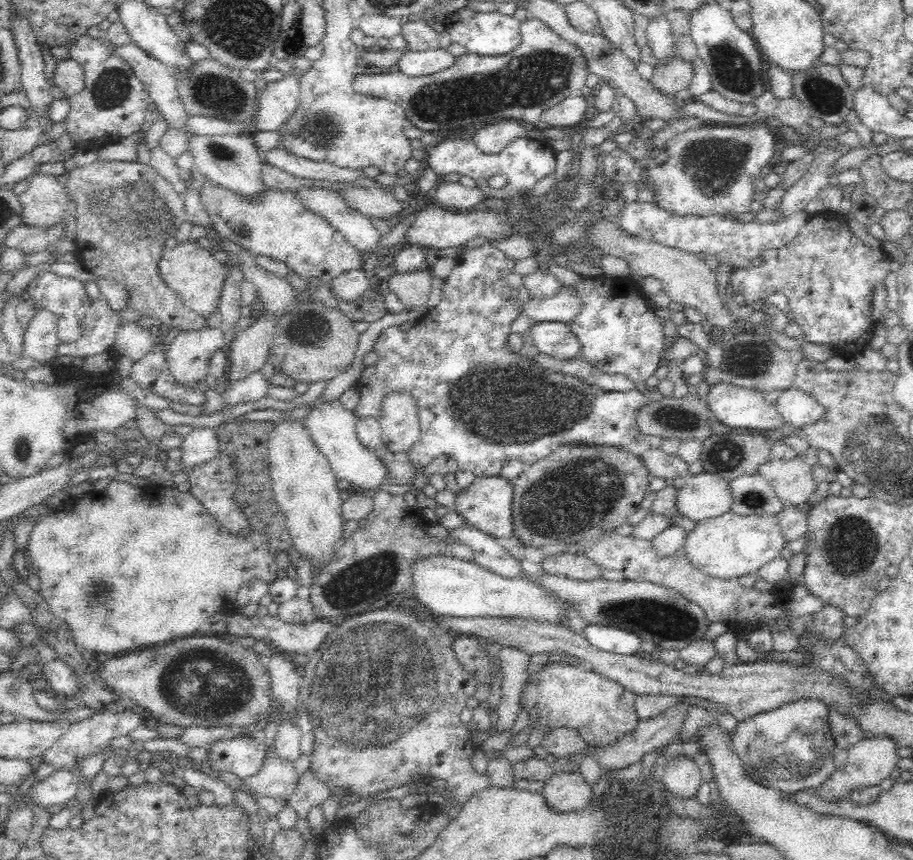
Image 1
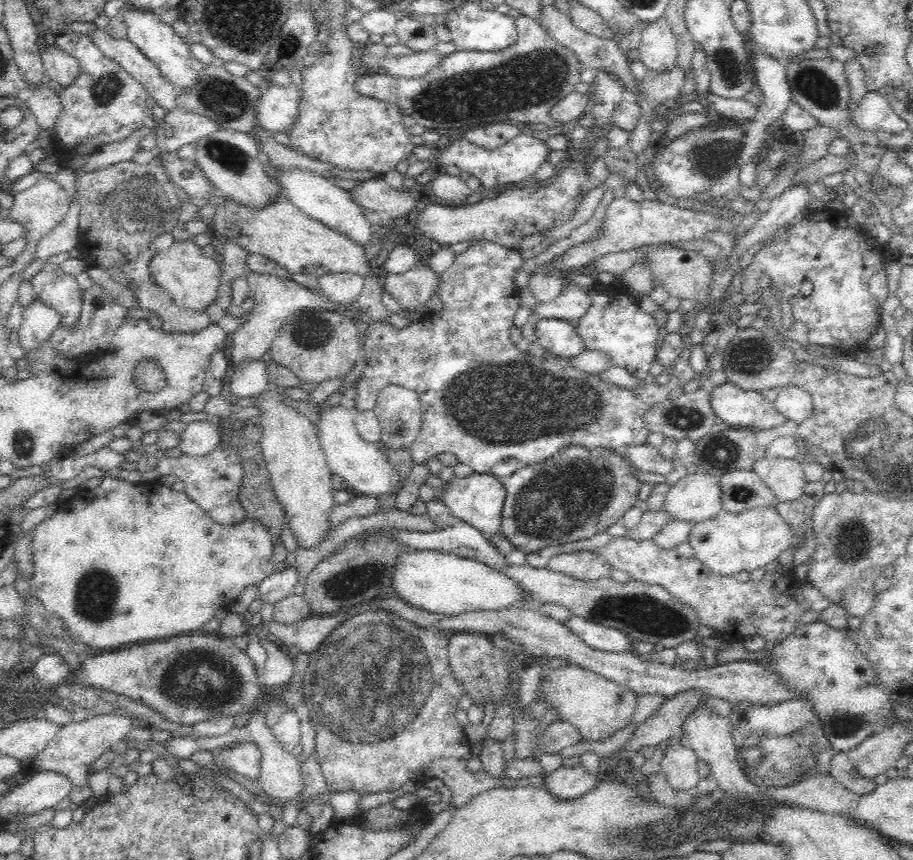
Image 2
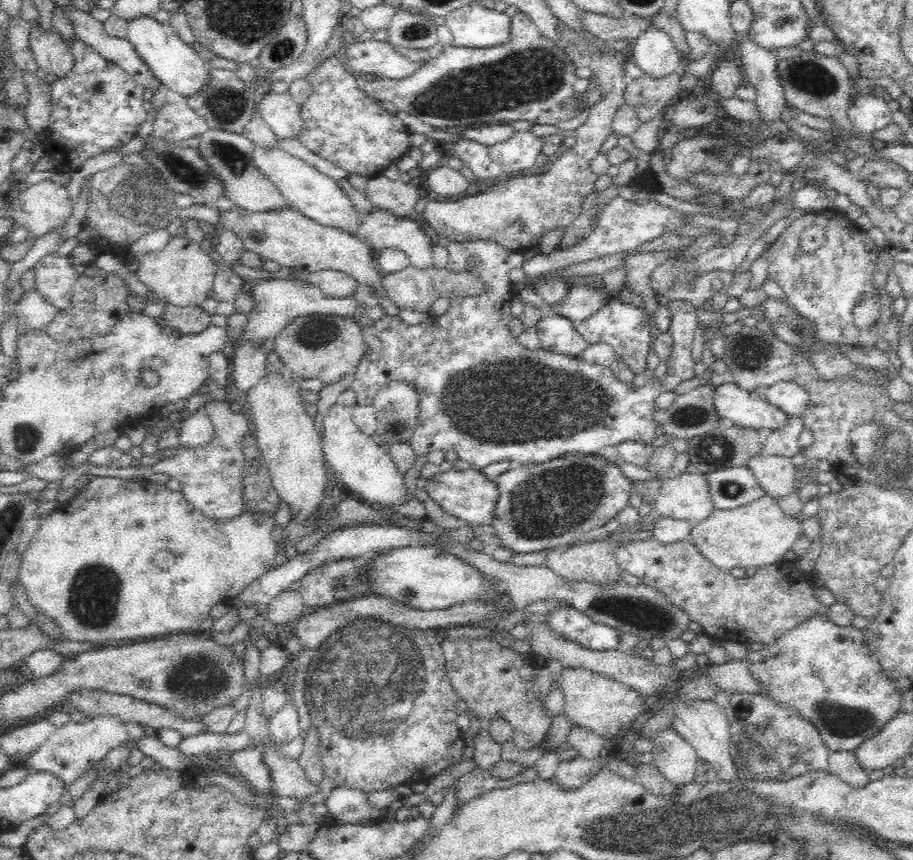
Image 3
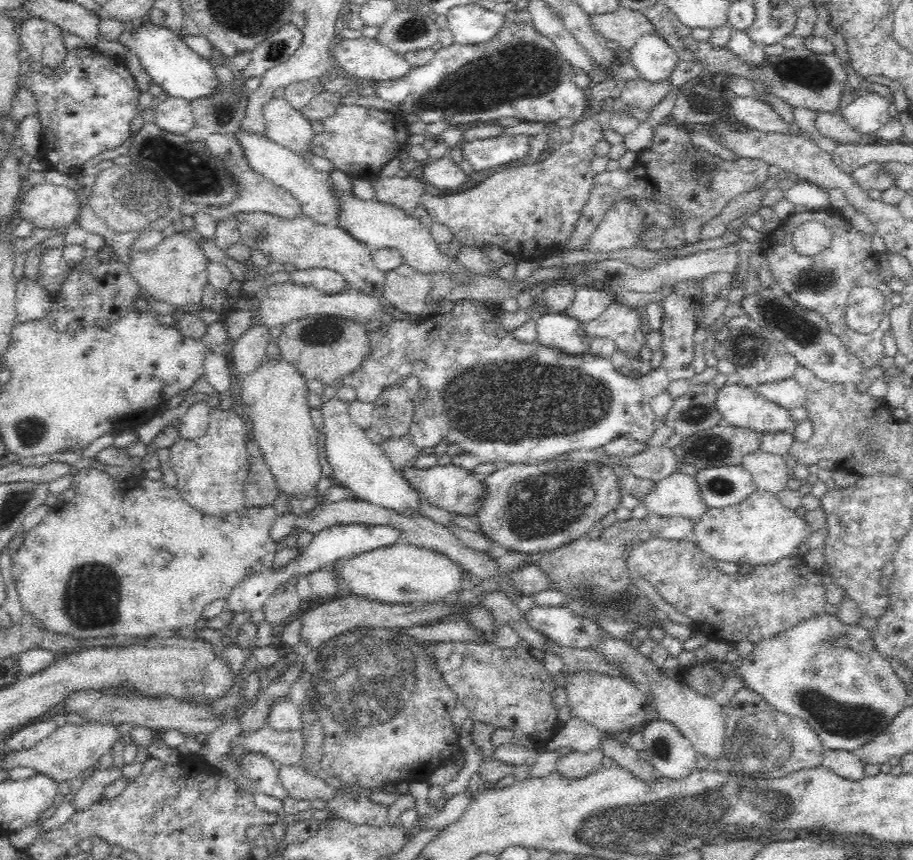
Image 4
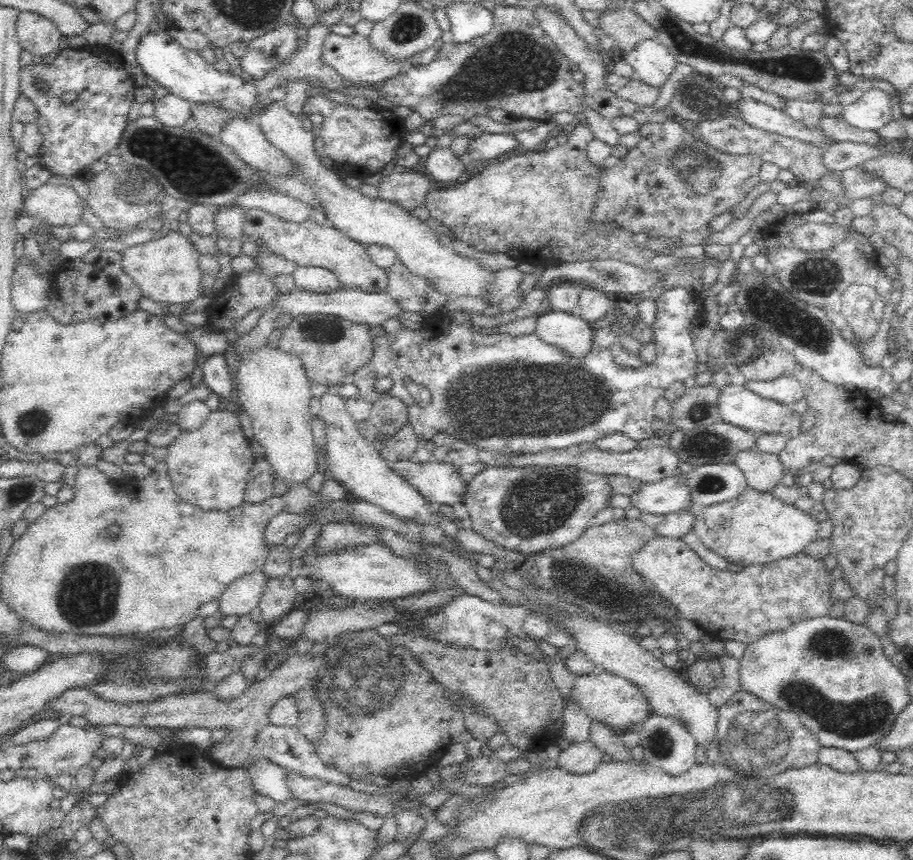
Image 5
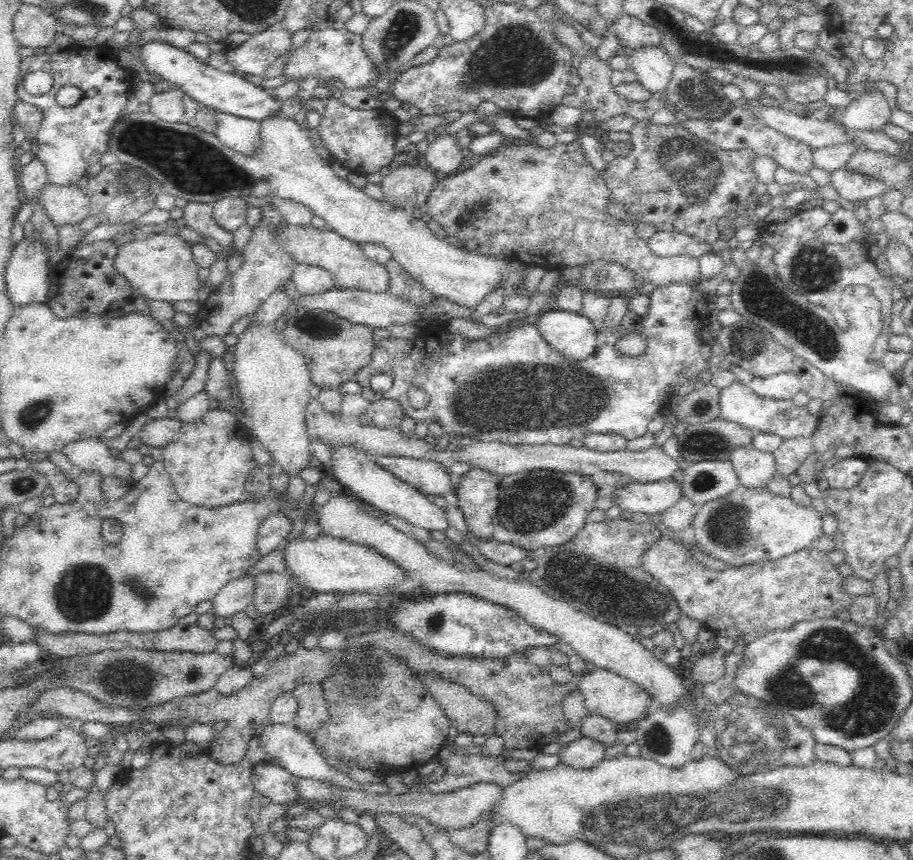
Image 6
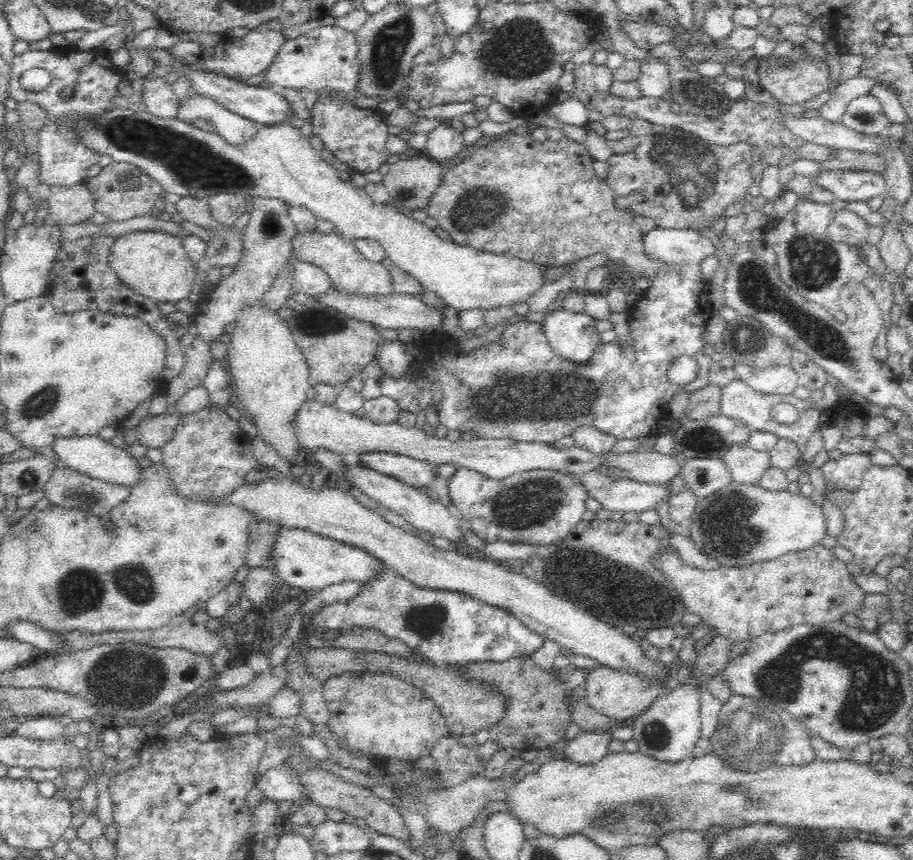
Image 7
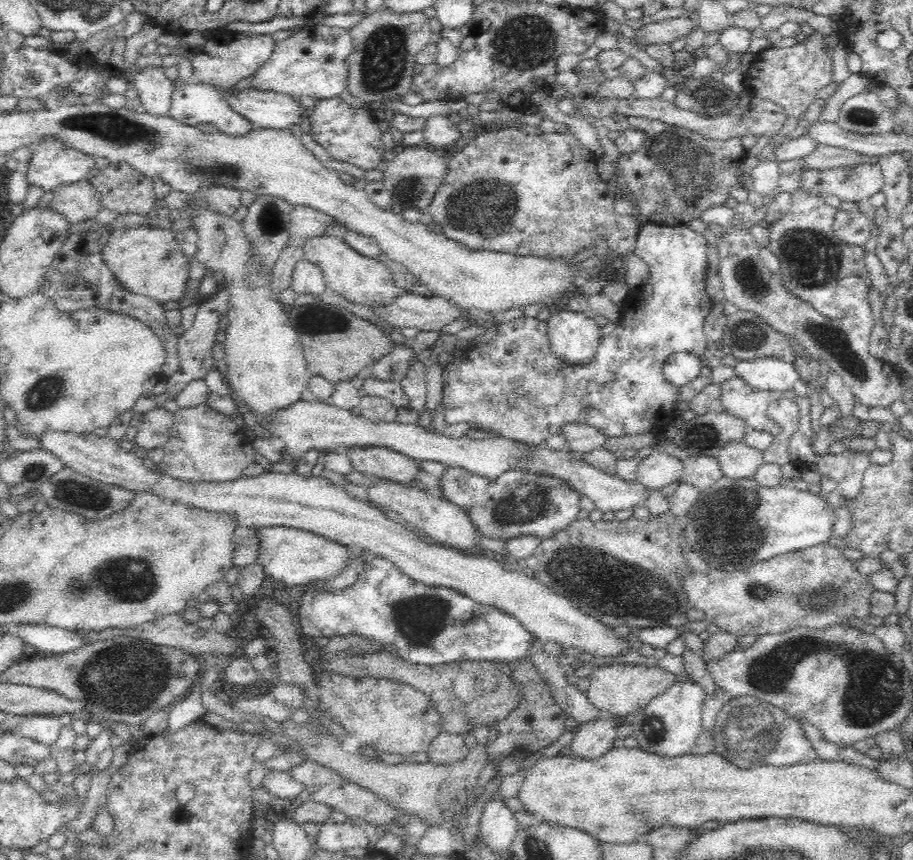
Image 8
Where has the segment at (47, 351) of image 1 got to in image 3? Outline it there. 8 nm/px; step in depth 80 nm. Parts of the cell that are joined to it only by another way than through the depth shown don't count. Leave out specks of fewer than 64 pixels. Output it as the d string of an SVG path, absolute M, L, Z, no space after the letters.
M24 290L20 294L20 300L15 305L17 316L17 328L20 331L26 329L44 329L55 318L58 311L49 304L38 290Z

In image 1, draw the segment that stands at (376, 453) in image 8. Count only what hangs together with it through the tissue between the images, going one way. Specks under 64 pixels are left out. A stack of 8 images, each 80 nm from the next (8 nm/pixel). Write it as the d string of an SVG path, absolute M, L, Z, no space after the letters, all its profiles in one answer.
M479 476L468 488L461 488L454 495L452 509L458 512L468 524L500 540L514 537L512 532L512 485L500 476Z

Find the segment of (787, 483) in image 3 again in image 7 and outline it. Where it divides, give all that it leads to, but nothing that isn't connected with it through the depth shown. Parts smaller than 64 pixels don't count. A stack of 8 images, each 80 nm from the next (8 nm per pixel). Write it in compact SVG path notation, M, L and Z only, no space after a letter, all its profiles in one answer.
M732 443L721 458L731 480L740 484L759 484L761 474L770 464L769 453L757 451L745 443Z

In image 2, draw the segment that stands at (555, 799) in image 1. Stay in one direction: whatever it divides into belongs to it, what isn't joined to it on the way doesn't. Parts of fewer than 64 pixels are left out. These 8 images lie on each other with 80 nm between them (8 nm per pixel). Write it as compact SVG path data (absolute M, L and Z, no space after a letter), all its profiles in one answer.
M582 763L562 766L544 780L544 786L558 797L573 799L596 786L598 774L587 772L587 766Z

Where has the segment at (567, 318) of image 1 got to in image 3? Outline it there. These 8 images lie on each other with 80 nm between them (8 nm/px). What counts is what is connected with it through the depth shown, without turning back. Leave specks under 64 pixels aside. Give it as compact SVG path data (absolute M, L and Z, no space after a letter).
M599 285L576 286L571 288L568 297L561 304L552 307L551 313L568 317L578 325L604 309L611 302L611 298L612 295Z

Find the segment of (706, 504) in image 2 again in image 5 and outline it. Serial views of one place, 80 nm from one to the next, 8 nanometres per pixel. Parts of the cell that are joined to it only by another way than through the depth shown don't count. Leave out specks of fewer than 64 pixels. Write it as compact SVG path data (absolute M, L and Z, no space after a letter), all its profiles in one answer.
M683 474L640 485L629 495L630 508L640 510L642 514L664 516L692 506Z

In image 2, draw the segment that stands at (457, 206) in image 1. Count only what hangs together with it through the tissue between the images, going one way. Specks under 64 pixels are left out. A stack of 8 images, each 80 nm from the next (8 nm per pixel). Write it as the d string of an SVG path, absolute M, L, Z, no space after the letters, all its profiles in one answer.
M436 170L429 184L432 184L432 194L449 205L464 204L473 192L466 181L447 174L445 170Z

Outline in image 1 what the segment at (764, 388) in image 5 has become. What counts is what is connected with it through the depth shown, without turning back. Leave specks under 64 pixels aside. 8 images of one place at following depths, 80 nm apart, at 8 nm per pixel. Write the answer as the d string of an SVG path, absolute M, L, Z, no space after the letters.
M794 386L781 391L774 403L784 424L796 429L820 420L824 414L824 409L811 394Z

